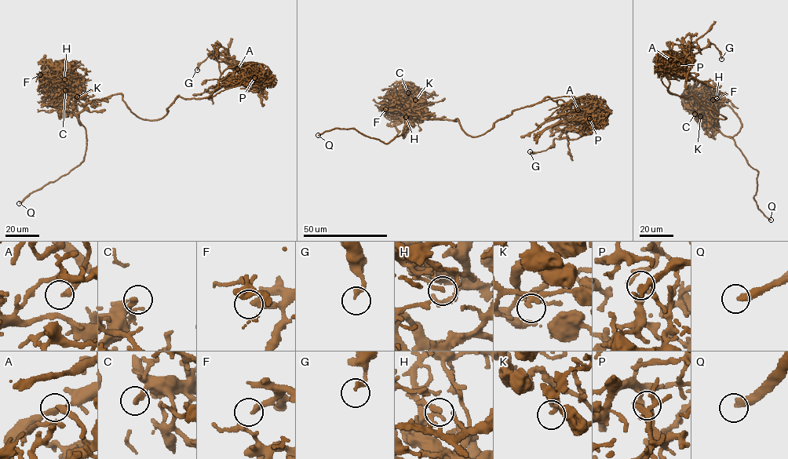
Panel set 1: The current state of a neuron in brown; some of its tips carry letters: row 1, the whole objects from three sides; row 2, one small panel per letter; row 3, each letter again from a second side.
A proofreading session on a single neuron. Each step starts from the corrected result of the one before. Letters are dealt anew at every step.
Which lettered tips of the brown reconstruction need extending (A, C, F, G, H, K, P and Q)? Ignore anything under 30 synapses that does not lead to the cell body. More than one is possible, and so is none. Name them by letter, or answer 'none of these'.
A, C, Q

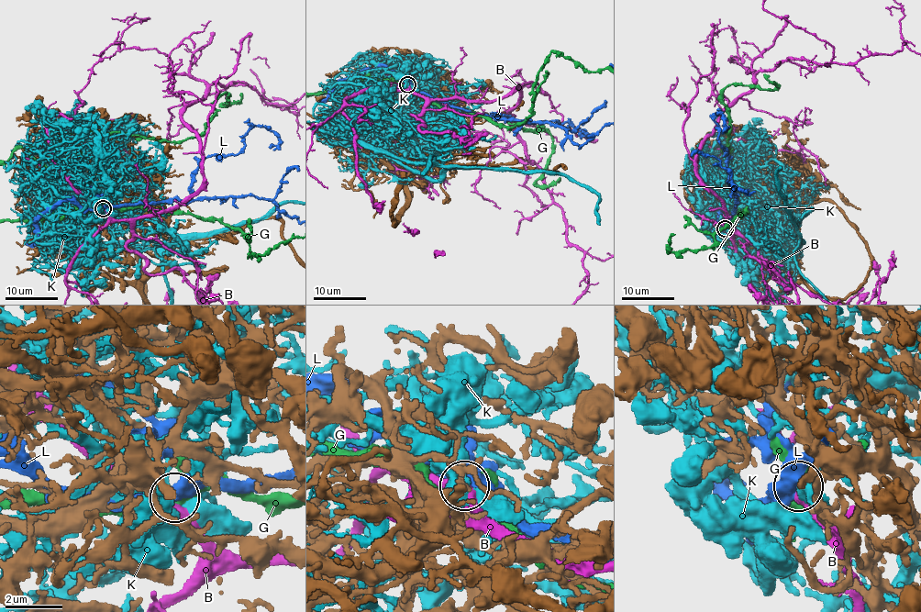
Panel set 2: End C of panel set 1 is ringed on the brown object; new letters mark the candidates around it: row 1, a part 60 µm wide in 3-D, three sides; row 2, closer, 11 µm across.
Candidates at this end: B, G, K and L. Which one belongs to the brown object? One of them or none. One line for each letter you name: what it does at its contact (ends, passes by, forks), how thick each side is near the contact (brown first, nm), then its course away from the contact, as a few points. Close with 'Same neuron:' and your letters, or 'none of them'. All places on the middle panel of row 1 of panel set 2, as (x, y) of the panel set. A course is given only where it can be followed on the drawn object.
Same neuron: none of them

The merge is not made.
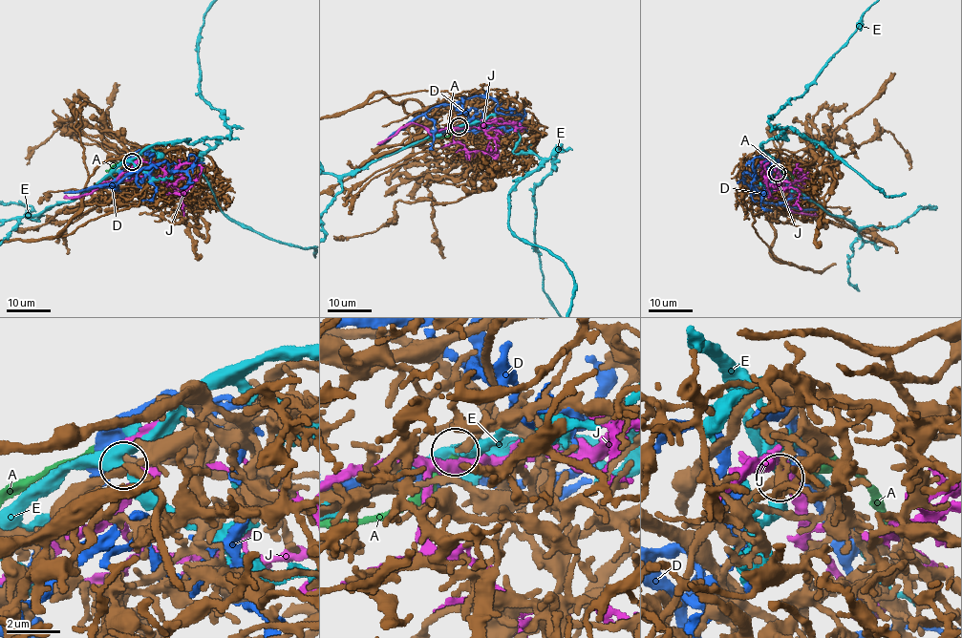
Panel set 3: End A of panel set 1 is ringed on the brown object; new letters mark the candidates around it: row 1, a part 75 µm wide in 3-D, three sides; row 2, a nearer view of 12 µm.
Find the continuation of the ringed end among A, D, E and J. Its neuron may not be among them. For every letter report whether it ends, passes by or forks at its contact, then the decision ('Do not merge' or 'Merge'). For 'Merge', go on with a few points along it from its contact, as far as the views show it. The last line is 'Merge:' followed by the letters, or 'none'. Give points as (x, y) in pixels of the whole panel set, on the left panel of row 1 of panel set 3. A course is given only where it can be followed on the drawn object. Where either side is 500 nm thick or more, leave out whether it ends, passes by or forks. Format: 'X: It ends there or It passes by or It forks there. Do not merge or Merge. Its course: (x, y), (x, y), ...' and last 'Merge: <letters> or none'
A: It ends there. Merge
D: It ends there. Do not merge
E: It passes by. Do not merge
J: It forks there. Do not merge
Merge: A

